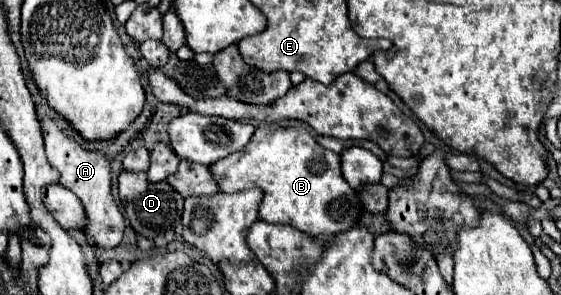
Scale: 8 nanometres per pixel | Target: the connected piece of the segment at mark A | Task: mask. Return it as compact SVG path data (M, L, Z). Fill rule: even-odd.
M44 117L42 121L42 133L44 133L44 145L46 145L46 157L54 169L60 171L60 185L70 189L78 195L86 209L86 235L92 245L100 247L116 247L122 241L124 235L124 215L120 207L116 205L112 197L112 175L110 175L110 163L102 151L92 151L76 143L64 129L58 127L58 123L50 117Z

